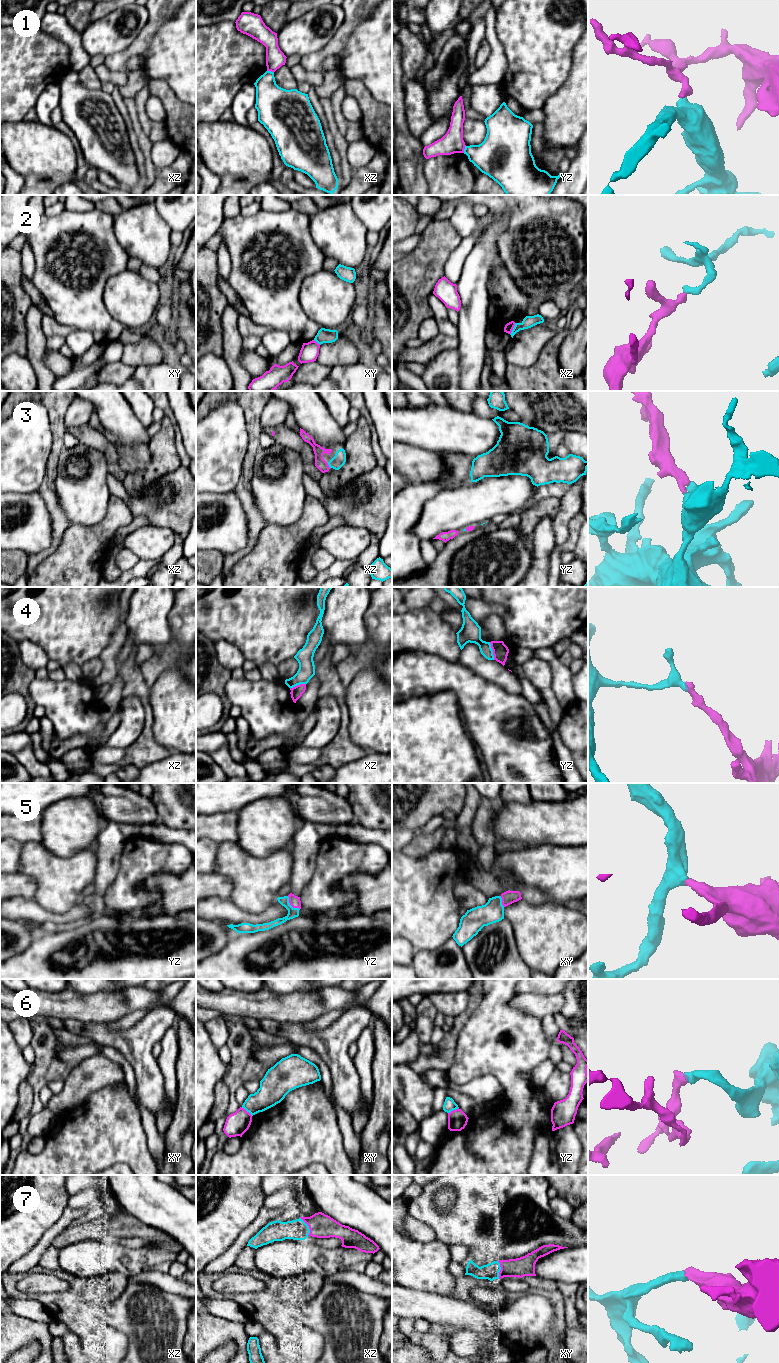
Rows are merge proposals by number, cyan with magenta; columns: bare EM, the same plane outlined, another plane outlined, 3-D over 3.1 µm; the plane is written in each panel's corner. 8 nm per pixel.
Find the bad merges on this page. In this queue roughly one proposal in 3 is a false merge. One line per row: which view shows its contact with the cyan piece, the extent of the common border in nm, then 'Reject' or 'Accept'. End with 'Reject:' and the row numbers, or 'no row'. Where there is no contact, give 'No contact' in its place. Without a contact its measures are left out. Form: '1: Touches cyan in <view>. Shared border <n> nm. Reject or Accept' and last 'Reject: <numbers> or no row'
1: Touches cyan in yz. Shared border 70 nm. Reject
2: Touches cyan in xz. Shared border 100 nm. Reject
3: Touches cyan in xz. Shared border 50 nm. Accept
4: Touches cyan in yz. Shared border 150 nm. Reject
5: Touches cyan in yz. Shared border 150 nm. Accept
6: Touches cyan in xy. Shared border 120 nm. Reject
7: Touches cyan in xz. Shared border 170 nm. Accept
Reject: 1, 2, 4, 6

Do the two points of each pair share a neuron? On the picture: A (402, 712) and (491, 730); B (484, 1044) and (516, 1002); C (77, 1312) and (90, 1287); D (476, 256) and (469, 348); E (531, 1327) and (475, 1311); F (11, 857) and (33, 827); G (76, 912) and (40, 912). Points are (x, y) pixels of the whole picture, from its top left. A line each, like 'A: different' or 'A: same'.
A: different
B: different
C: same
D: same
E: same
F: same
G: same

